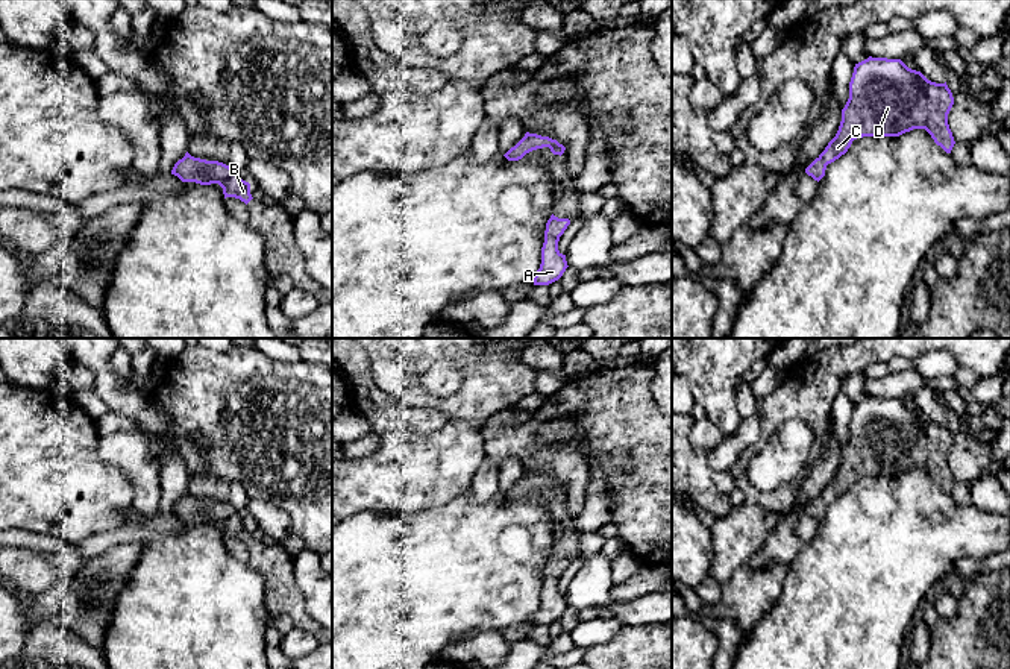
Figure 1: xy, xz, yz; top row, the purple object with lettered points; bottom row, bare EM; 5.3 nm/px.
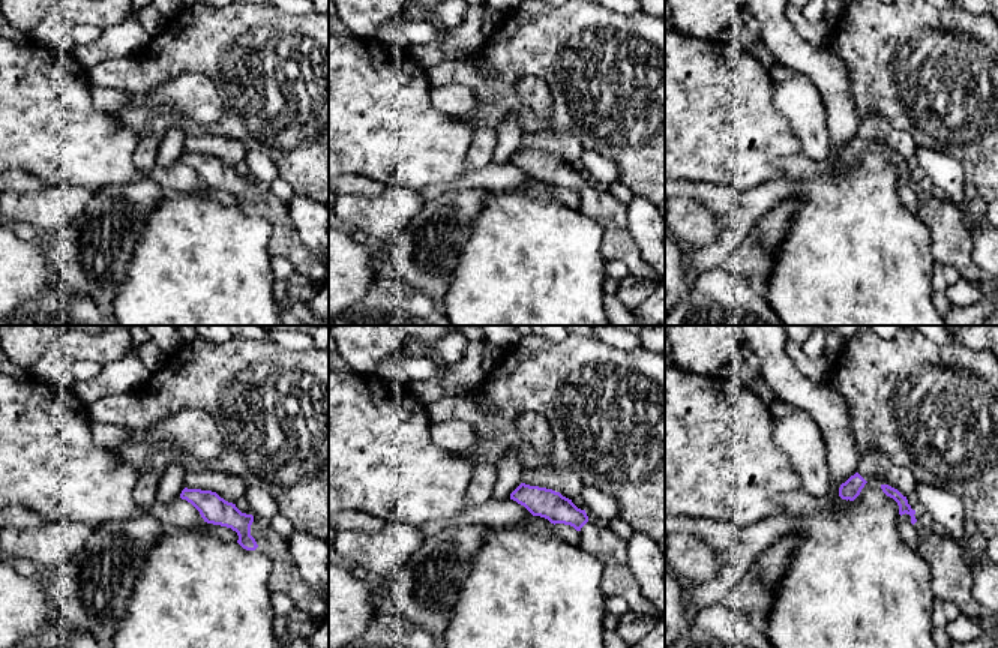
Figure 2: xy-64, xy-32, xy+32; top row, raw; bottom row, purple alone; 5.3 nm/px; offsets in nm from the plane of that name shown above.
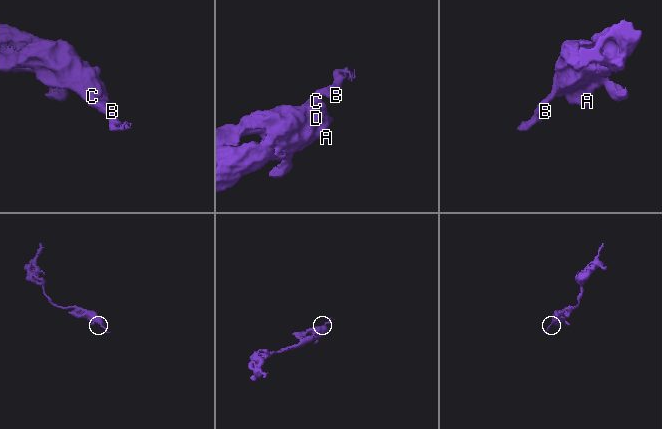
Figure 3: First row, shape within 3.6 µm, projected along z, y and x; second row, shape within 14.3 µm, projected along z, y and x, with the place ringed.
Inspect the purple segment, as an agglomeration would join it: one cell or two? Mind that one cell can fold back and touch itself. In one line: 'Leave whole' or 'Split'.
Leave whole

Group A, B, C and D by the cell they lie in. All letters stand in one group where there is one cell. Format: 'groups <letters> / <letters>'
groups A B C D

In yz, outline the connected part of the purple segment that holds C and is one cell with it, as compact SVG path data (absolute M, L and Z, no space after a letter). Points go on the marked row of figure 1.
M869 56L854 67L836 137L805 173L819 182L827 165L845 155L854 140L899 137L913 129L925 129L937 146L951 153L955 144L948 124L952 105L946 82L931 82L901 59Z

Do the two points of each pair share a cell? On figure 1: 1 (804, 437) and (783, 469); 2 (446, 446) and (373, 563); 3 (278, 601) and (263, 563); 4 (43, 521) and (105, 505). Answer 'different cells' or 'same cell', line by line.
1: same cell
2: different cells
3: same cell
4: same cell

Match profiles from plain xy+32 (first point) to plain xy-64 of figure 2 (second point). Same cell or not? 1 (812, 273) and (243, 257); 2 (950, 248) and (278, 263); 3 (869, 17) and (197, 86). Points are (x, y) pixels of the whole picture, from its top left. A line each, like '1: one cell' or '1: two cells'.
1: one cell
2: two cells
3: two cells

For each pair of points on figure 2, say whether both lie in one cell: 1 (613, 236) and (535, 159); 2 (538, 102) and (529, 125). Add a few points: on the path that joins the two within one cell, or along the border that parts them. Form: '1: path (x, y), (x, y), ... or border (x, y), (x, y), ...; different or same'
1: path (605, 213), (569, 177), (557, 173); same
2: border (526, 105), (536, 117); different

